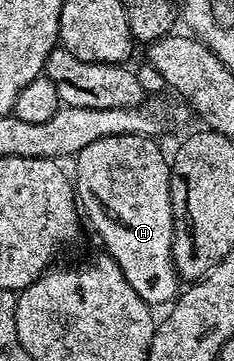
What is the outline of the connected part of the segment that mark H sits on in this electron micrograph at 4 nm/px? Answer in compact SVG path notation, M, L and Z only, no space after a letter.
M142 134L103 136L75 155L75 197L84 217L85 214L89 217L94 232L105 245L102 246L104 253L110 254L115 264L119 264L127 284L131 284L137 295L153 308L157 308L160 302L172 303L179 293L179 275L173 265L173 202L169 199L171 166L167 154L157 144Z

